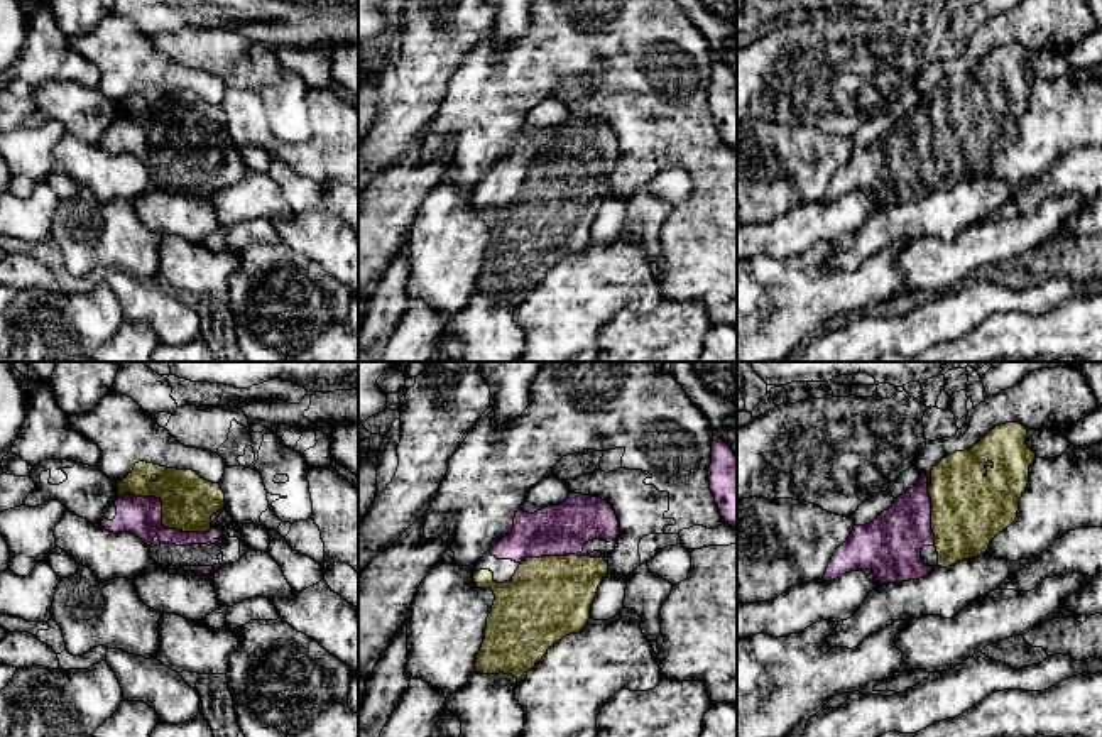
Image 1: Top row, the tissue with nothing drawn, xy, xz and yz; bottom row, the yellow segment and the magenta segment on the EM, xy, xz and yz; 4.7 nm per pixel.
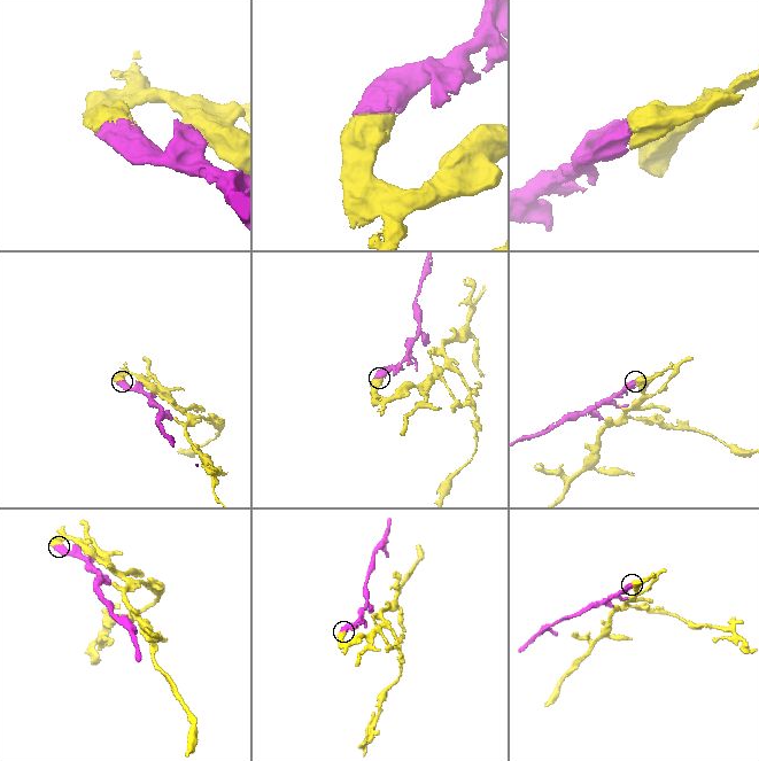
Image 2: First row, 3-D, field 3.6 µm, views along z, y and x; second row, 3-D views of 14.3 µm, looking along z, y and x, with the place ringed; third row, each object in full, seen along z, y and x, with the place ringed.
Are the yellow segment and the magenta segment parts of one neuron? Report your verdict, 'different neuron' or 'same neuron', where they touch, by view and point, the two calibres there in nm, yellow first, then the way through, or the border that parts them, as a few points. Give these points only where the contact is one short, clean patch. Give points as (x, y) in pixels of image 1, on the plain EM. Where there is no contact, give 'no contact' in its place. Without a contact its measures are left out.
same neuron | xy (163, 137) | 260/190 nm

